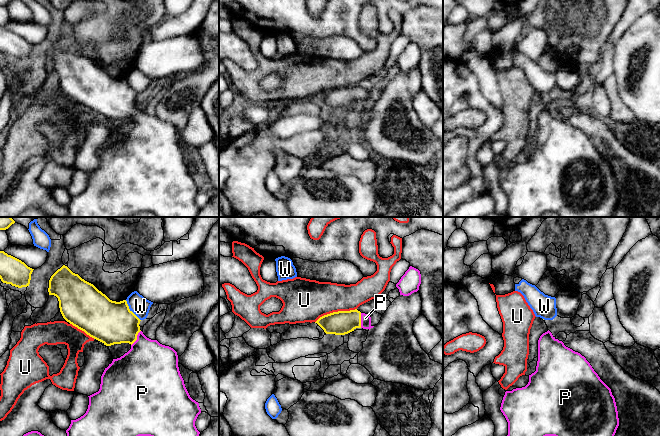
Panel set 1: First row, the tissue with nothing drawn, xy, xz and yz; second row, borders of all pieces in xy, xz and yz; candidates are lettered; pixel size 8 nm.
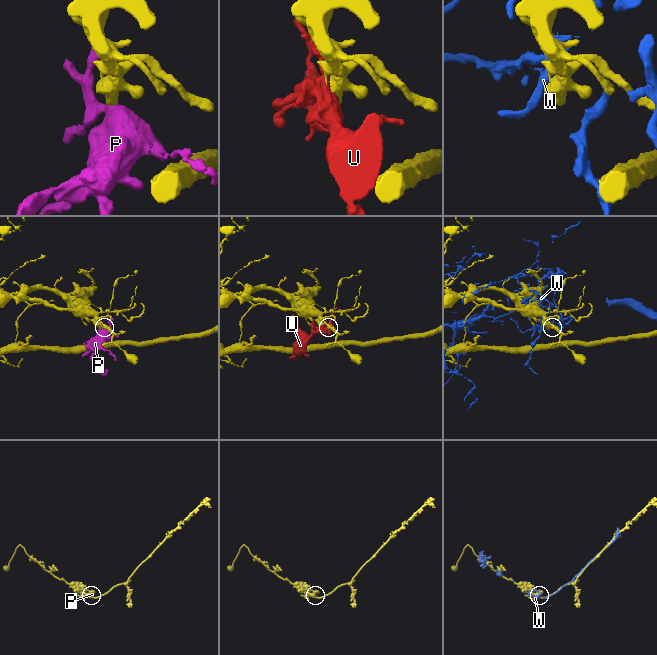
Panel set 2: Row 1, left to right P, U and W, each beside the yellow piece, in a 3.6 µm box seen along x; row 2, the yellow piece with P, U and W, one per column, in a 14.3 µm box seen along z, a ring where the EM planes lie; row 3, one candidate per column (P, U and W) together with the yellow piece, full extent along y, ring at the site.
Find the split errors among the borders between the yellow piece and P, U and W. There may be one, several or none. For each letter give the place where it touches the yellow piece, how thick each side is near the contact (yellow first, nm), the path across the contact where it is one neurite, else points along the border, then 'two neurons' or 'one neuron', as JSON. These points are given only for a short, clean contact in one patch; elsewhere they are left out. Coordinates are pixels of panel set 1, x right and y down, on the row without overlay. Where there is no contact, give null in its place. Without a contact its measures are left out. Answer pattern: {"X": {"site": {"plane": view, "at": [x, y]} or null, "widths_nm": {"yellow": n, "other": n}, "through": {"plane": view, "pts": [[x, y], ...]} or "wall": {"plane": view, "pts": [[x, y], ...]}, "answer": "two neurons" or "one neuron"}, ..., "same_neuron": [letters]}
{"P": {"site": {"plane": "xy", "at": [136, 114]}, "widths_nm": {"yellow": 340, "other": 400}, "through": {"plane": "xy", "pts": [[110, 98], [121, 101], [136, 114], [149, 142]]}, "answer": "one neuron"}, "U": {"site": {"plane": "xz", "at": [335, 88]}, "widths_nm": {"yellow": 190, "other": 340}, "answer": "two neurons"}, "W": {"site": {"plane": "xy", "at": [129, 86]}, "widths_nm": {"yellow": 340, "other": 160}, "answer": "two neurons"}, "same_neuron": ["P"]}

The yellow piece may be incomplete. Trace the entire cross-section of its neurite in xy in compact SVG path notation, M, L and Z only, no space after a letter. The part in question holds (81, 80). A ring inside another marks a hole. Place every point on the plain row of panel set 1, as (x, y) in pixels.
M63 41L49 56L49 71L58 74L63 94L84 107L90 113L106 122L129 119L131 125L123 132L113 135L101 152L98 168L88 172L89 181L86 189L76 196L71 196L66 206L65 217L132 217L139 212L150 212L157 217L197 217L200 208L195 197L201 189L199 179L193 176L184 160L178 143L177 128L160 120L157 116L147 114L140 106L140 95L129 85L126 76L116 78L110 76L93 60L73 49Z

